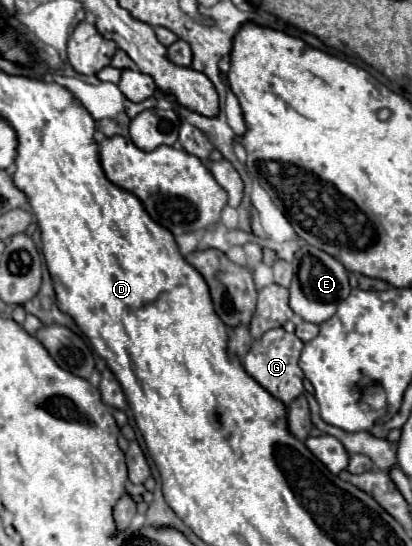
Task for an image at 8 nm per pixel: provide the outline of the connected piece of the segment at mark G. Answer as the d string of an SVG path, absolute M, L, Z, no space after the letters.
M271 329L259 341L253 341L251 351L241 359L243 369L267 389L275 399L289 405L303 393L303 371L299 369L297 361L303 351L303 341L295 333L287 333L285 329Z

